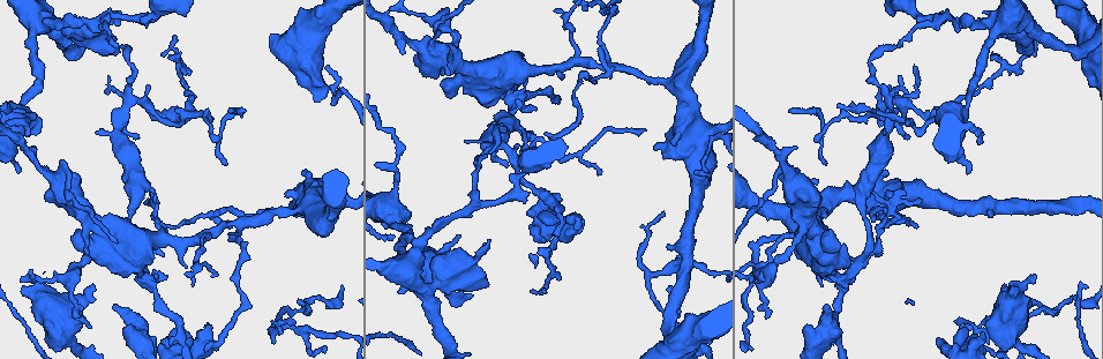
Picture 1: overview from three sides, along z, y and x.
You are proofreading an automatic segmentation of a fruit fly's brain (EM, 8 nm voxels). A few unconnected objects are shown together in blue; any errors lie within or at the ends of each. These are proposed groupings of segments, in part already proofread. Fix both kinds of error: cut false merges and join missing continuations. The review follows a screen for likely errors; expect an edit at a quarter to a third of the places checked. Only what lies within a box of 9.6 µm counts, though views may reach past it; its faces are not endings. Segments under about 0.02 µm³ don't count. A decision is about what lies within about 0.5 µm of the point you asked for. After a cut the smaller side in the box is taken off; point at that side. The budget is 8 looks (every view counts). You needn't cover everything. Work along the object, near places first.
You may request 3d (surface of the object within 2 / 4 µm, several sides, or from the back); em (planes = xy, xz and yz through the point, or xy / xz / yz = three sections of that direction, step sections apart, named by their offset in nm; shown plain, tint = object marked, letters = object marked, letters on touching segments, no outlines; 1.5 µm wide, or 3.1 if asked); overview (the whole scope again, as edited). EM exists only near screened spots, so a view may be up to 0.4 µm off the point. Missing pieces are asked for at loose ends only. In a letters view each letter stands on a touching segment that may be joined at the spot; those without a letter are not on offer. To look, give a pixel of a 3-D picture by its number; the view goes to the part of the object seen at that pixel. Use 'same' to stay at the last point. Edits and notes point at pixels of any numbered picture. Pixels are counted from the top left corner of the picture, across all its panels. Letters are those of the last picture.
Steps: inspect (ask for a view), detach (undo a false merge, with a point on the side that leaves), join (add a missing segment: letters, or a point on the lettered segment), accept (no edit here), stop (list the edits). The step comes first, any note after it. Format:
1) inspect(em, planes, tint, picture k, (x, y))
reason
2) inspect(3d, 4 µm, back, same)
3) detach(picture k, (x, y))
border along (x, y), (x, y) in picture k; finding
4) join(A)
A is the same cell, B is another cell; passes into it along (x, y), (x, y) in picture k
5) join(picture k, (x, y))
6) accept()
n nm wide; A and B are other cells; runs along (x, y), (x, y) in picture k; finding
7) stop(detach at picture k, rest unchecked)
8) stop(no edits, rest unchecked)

inspect(em, xz, step 8, plain, picture 1, (667, 288))
thin end

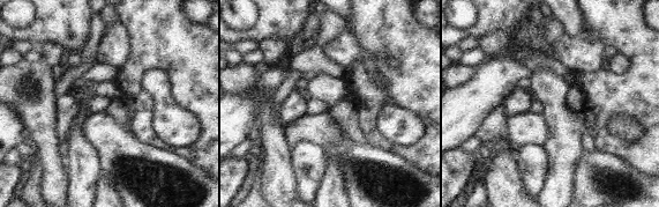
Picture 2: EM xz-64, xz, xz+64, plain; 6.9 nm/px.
inspect(em, xz, step 8, letters, same)

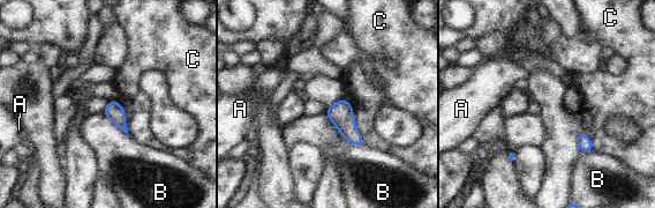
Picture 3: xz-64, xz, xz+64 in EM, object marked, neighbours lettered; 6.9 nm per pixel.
accept()
130 nm wide; C touches over 320 nm; A, B and C are other cells; none of them fits

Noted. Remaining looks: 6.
inspect(em, planes, plain, picture 1, (525, 99))
a narrow waist

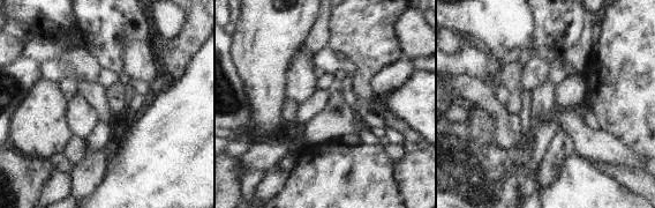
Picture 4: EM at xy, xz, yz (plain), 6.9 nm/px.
inspect(em, planes, letters, same)

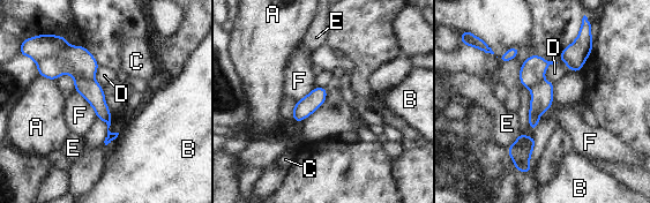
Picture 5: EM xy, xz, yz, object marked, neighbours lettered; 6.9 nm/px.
detach(picture 5, (52, 67))
120 nm wide; A, B, C, D, E and F are other cells; the part that leaves runs along (77, 82), (105, 115), (107, 140) in picture 5; a second neuron is stuck on

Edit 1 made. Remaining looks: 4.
inspect(em, planes, tint, picture 1, (476, 204))
side arm on a straight run

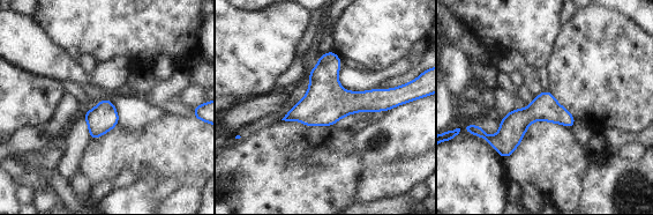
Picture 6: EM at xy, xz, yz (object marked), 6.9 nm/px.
inspect(em, planes, letters, same)

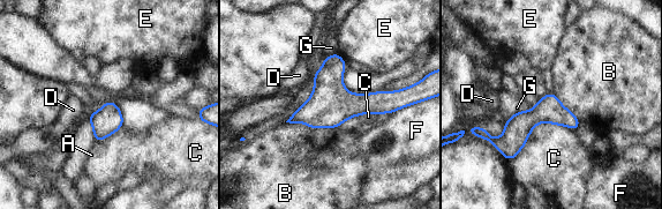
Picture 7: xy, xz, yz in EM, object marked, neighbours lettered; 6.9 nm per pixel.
accept()
A, B, C, D, E, F and G are other cells; border along (286, 121), (311, 128), (337, 127) in picture 7; continuous, no second neuron

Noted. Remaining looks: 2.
stop(detach at picture 5, rest unchecked)

